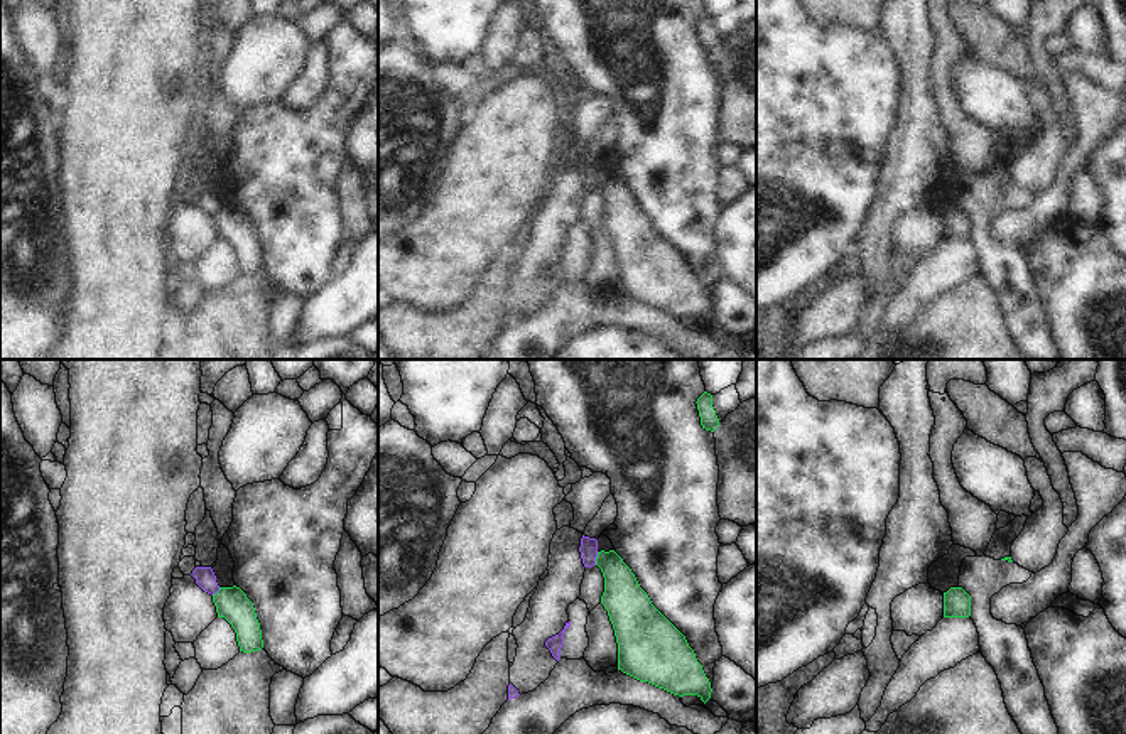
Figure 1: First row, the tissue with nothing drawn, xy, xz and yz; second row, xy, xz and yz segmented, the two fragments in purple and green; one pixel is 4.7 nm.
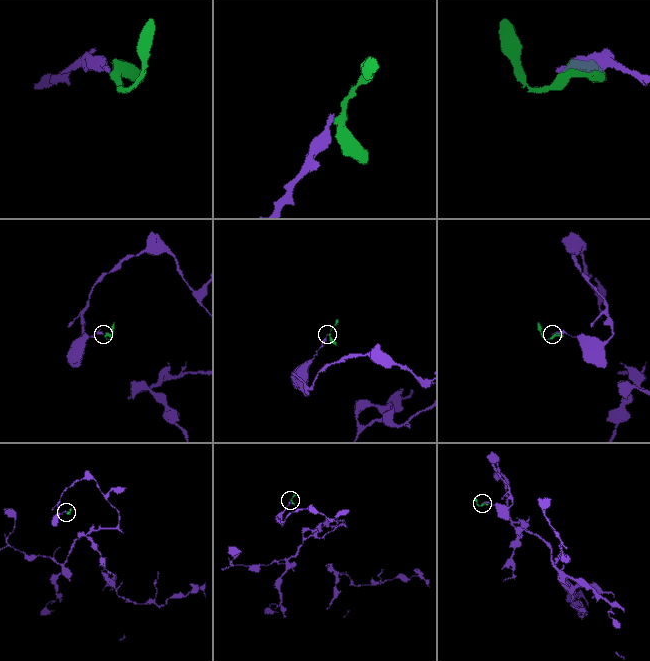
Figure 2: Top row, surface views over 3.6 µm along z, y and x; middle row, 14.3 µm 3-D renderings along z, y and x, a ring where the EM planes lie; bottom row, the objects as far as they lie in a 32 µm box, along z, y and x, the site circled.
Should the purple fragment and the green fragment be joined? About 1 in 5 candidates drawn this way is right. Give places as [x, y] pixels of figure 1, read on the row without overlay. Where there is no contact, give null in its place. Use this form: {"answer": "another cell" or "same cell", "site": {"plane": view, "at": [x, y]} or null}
{"answer": "another cell", "site": {"plane": "xz", "at": [595, 181]}}

